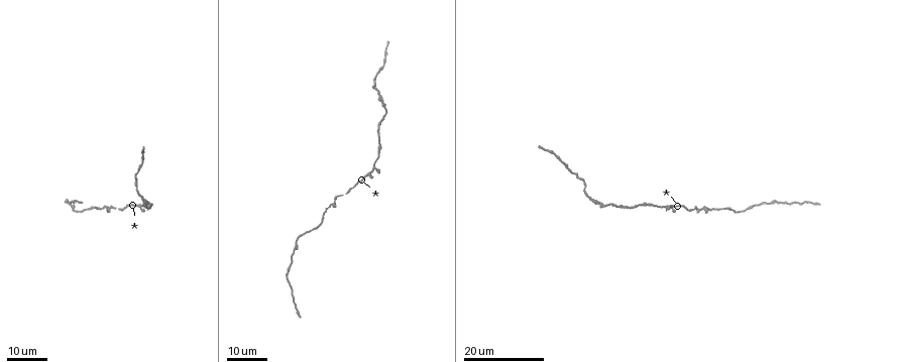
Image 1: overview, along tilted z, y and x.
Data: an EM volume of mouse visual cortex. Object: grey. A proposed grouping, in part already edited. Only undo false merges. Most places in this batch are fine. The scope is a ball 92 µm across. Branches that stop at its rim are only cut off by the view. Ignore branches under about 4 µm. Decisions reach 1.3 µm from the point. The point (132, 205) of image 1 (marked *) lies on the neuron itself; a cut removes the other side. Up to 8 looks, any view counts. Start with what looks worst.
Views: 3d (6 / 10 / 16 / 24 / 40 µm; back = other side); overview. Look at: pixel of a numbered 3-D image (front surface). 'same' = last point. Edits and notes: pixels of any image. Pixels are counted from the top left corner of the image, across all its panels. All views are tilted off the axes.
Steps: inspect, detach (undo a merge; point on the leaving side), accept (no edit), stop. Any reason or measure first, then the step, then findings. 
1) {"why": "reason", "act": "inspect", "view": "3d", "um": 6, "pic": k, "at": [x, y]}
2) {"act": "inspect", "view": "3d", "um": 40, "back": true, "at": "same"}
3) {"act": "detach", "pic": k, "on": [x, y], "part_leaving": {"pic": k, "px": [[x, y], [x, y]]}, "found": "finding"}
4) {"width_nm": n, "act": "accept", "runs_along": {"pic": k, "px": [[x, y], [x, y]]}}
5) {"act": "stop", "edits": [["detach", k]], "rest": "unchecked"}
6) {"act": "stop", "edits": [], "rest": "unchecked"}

{"why": "sudden change in width", "act": "inspect", "view": "3d", "um": 24, "pic": 1, "at": [380, 120]}

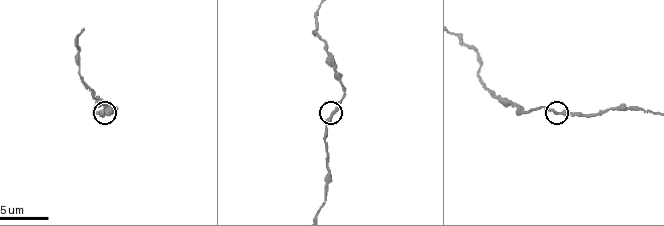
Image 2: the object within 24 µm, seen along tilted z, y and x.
{"why": "zoom in", "act": "inspect", "view": "3d", "um": 6, "pic": 2, "at": [335, 111]}

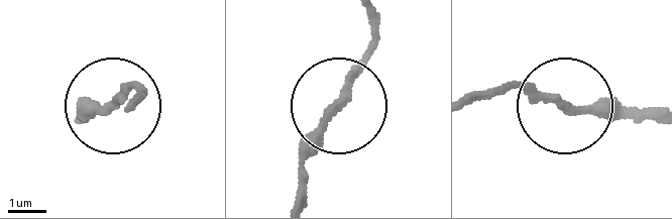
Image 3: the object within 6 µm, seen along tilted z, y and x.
{"act": "accept", "runs_along": {"pic": 3, "px": [[298, 199], [302, 141], [344, 93], [376, 28]]}, "found": "continuous, no second neuron"}

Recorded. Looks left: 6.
{"why": "calibre changes", "act": "inspect", "view": "3d", "um": 16, "pic": 1, "at": [701, 209]}

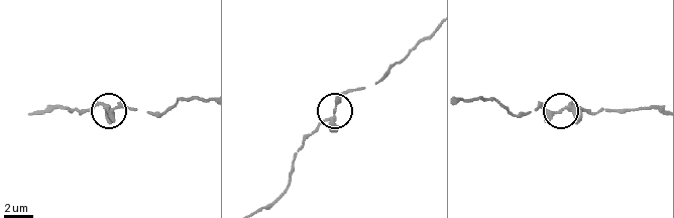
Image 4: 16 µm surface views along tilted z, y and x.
{"act": "inspect", "view": "3d", "um": 6, "pic": 4, "at": [334, 114]}

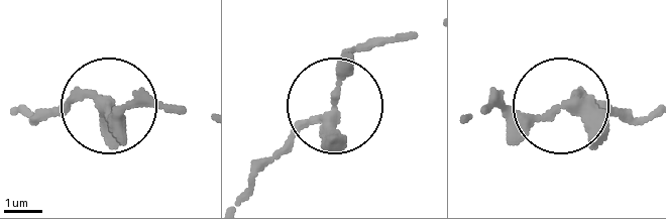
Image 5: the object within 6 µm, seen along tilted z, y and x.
{"arms": 3, "act": "accept", "found": "one neuron here"}

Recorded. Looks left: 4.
{"act": "inspect", "view": "3d", "um": 16, "pic": 1, "at": [294, 251]}

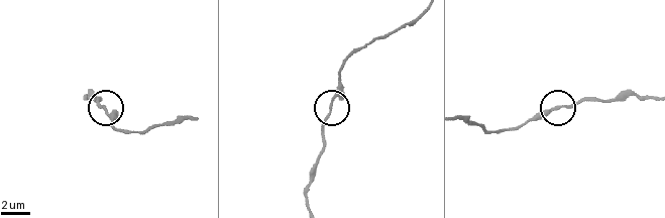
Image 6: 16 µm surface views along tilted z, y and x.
{"act": "inspect", "view": "3d", "um": 6, "pic": 6, "at": [330, 102]}

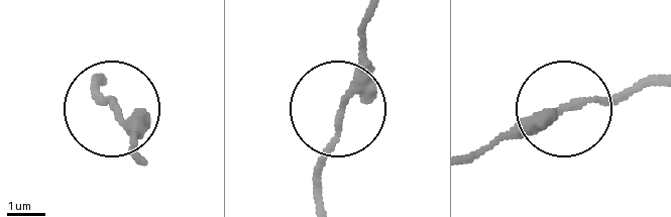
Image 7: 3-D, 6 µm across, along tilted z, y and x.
{"why": "other side", "act": "inspect", "view": "3d", "um": 6, "back": true, "pic": 7, "at": [565, 110]}

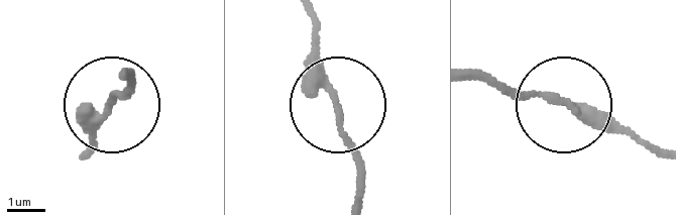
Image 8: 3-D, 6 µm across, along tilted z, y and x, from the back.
{"width_nm": 170, "act": "accept", "runs_along": {"pic": 8, "px": [[311, 16], [316, 74], [353, 160], [359, 199]]}, "found": "one neuron here"}

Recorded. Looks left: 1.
{"why": "thick turns thin", "act": "inspect", "view": "3d", "um": 10, "pic": 2, "at": [636, 109]}

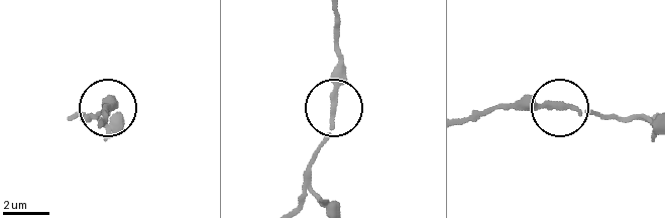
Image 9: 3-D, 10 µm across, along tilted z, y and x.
{"act": "accept", "found": "all the same neuron"}

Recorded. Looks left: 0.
{"act": "stop", "edits": [], "rest": "unchecked"}

